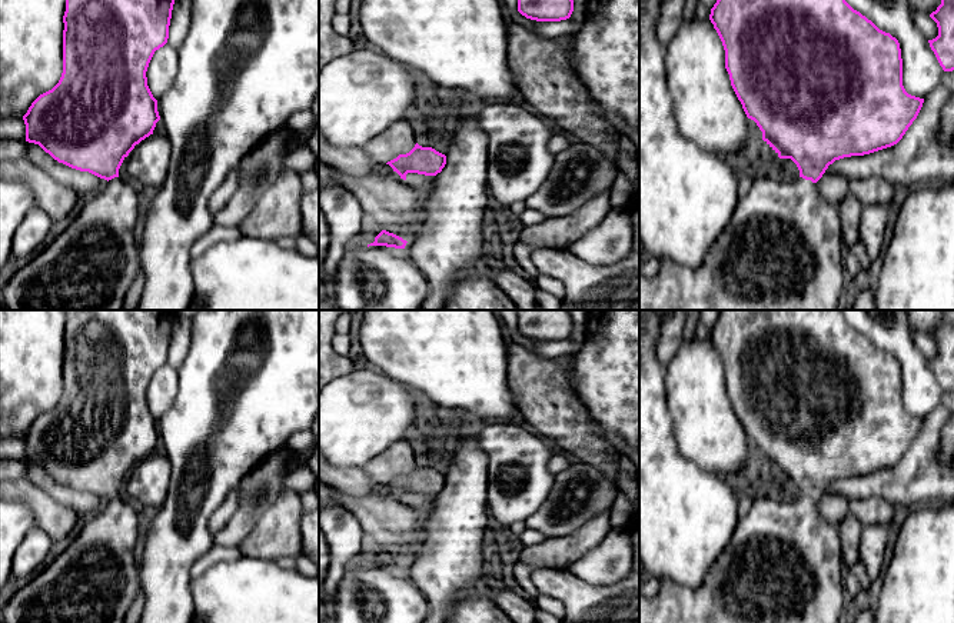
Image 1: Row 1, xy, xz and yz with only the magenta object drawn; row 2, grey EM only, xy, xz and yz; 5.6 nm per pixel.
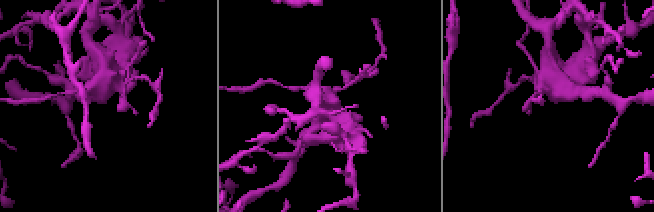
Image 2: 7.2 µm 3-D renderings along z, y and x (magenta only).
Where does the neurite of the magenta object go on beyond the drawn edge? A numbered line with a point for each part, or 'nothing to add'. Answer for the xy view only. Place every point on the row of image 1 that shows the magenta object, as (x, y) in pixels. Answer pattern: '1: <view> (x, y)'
1: xy (90, 266)

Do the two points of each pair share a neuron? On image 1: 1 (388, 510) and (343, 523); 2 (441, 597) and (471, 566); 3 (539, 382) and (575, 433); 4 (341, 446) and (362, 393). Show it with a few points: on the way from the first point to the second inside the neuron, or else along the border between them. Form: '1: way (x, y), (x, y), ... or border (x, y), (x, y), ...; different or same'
1: border (335, 505), (343, 506), (358, 520), (368, 540); different
2: way (446, 590), (464, 573); same
3: way (544, 395), (547, 403), (564, 420); same
4: way (348, 433), (348, 425), (362, 410), (362, 406); same

